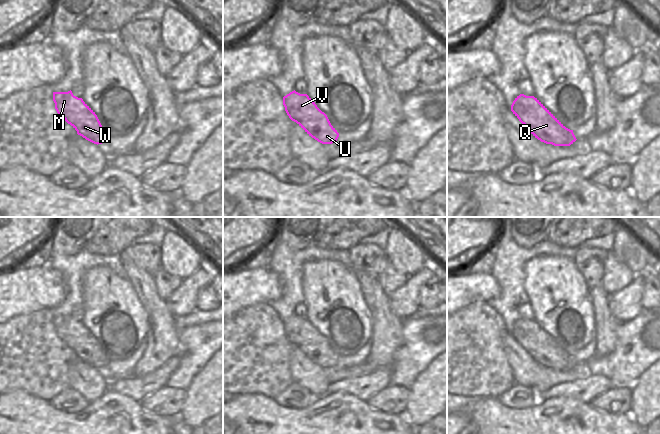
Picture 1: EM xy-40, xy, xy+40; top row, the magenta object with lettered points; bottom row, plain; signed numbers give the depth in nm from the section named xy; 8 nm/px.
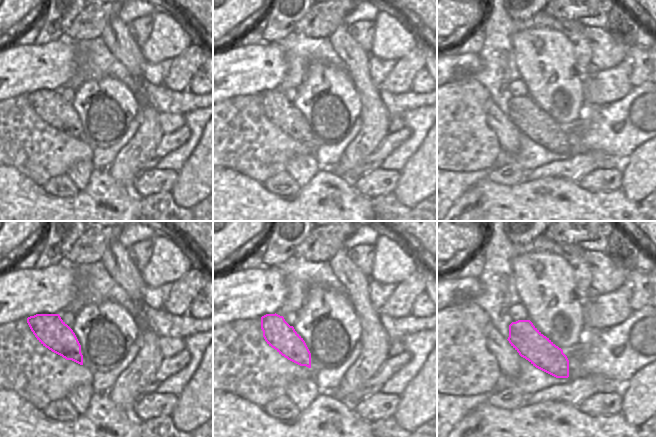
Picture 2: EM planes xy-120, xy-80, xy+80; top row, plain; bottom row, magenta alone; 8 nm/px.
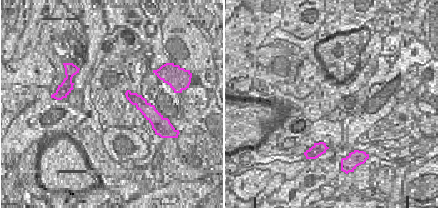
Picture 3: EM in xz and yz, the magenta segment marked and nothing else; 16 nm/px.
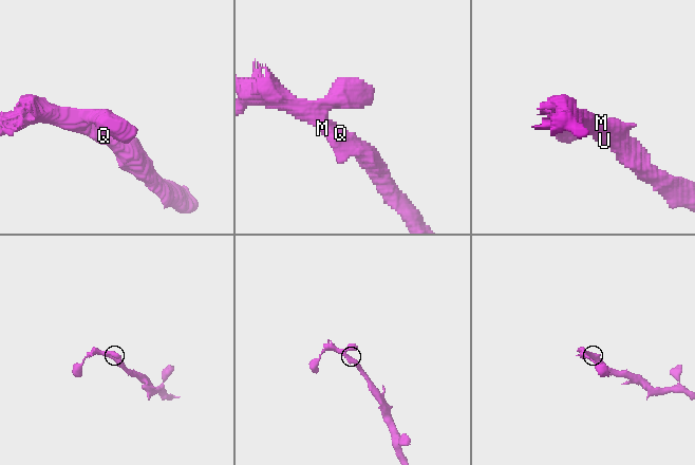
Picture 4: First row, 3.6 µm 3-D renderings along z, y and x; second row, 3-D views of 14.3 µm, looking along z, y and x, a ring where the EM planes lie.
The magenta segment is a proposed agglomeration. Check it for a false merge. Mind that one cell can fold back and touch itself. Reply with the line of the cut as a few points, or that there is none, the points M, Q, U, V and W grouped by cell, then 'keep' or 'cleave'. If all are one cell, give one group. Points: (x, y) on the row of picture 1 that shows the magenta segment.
cut none; groups M Q U V W; keep

